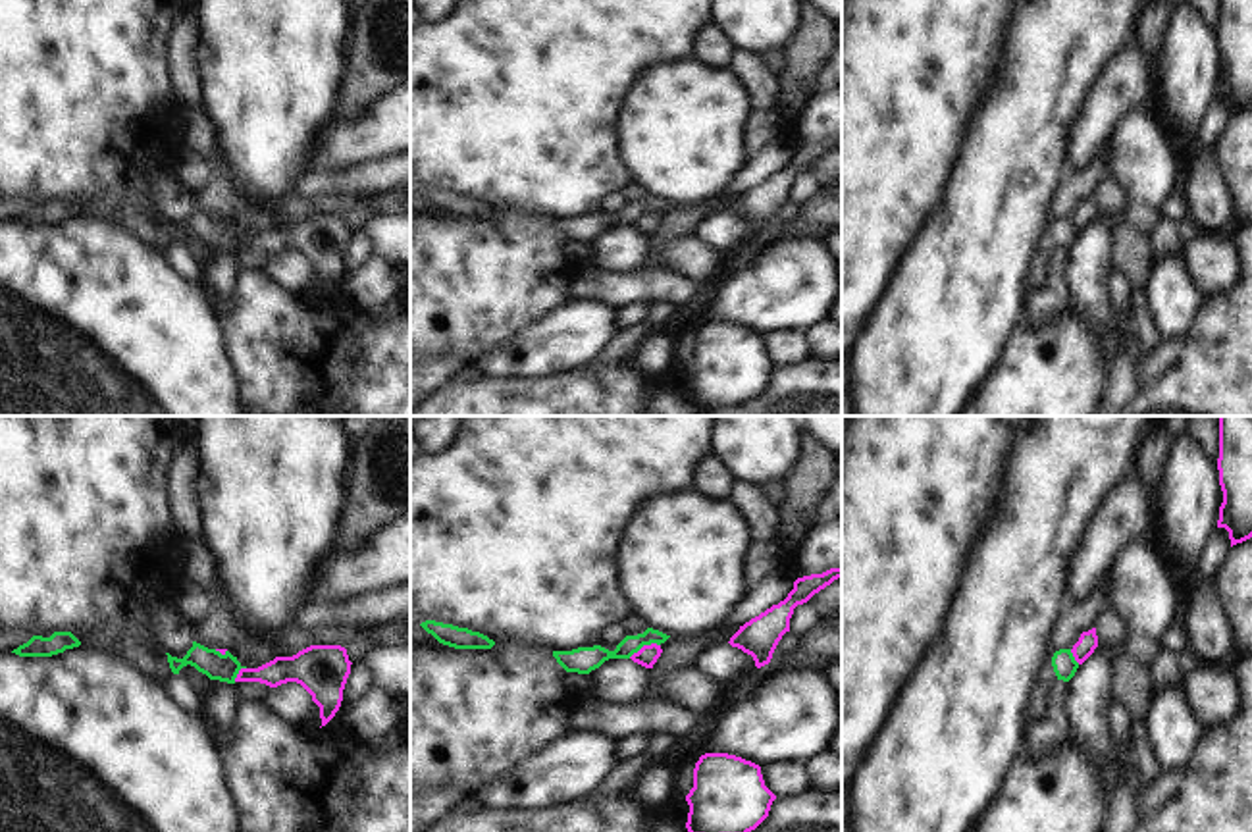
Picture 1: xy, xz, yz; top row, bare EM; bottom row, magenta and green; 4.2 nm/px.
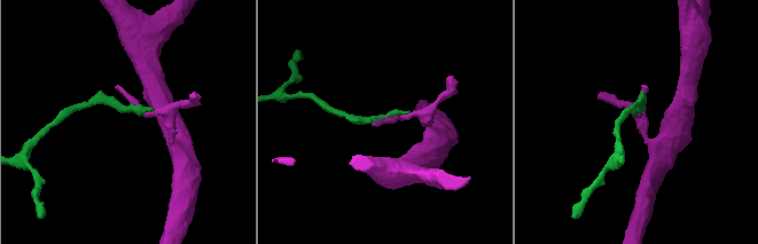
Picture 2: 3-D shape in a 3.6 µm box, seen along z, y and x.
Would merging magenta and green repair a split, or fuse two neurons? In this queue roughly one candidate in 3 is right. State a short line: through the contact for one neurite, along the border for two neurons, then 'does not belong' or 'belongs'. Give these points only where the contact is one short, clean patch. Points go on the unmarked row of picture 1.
xz (659, 212), (644, 212), (628, 226) | does not belong

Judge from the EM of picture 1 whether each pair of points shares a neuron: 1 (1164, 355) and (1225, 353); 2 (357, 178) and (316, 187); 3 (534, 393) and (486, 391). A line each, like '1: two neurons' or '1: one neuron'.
1: two neurons
2: one neuron
3: one neuron

